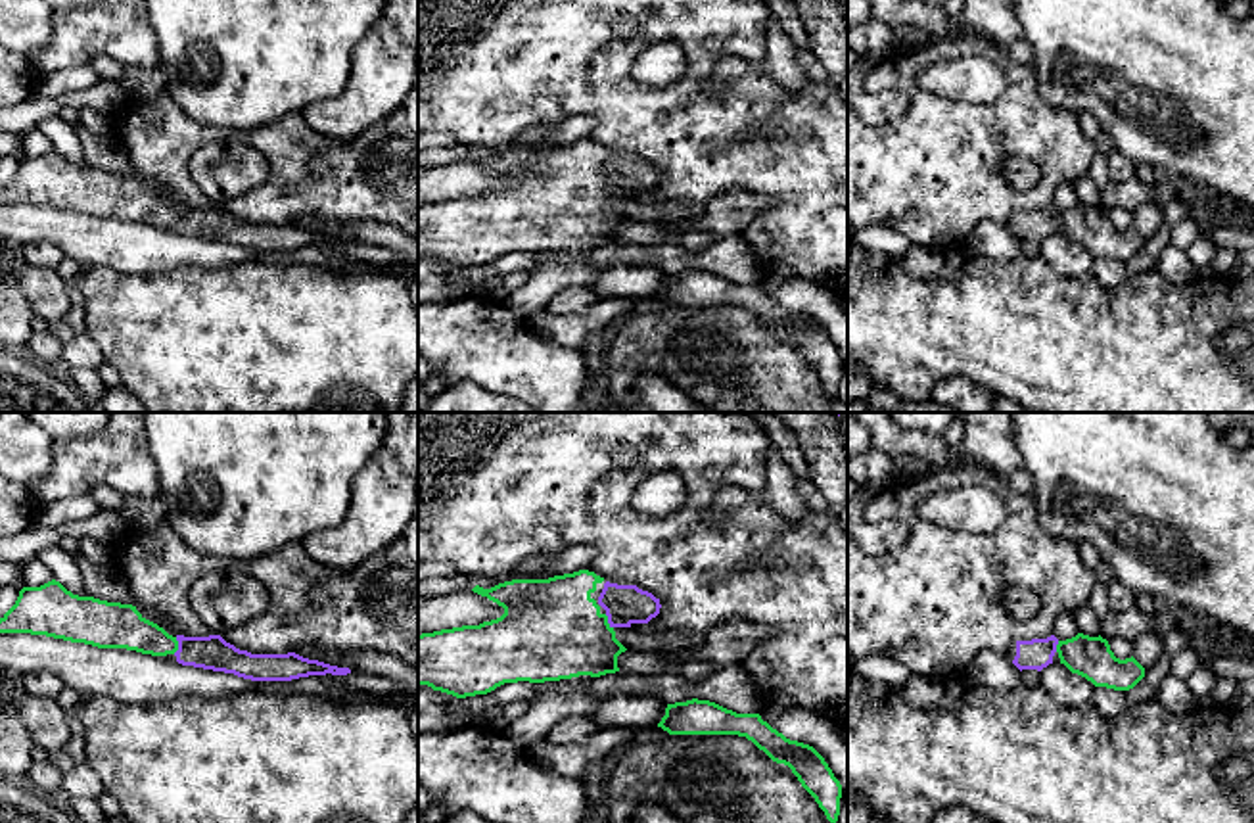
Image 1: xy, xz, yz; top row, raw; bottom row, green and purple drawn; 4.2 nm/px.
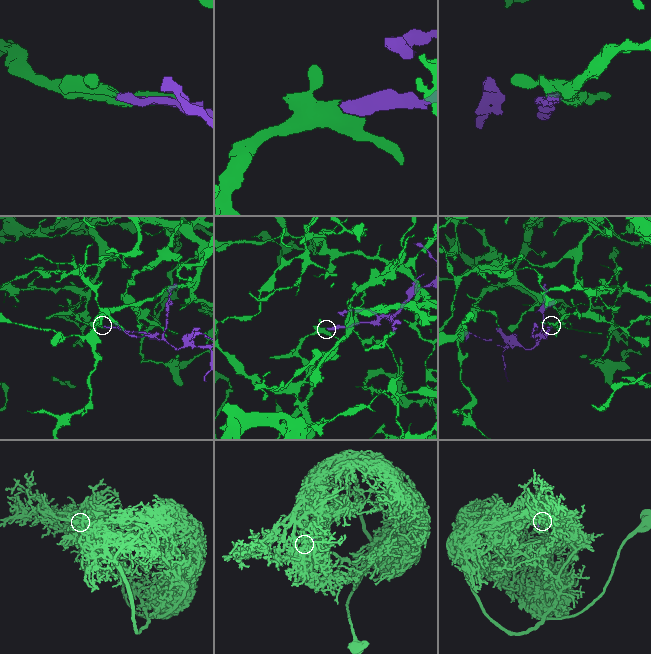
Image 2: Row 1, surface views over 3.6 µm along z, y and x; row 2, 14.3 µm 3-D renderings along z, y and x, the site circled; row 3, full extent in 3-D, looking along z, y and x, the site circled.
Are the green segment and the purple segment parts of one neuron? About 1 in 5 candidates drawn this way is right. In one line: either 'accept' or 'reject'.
accept

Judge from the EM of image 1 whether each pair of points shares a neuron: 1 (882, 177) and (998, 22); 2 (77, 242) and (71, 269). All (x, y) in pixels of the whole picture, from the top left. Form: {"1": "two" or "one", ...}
{"1": "two", "2": "two"}

